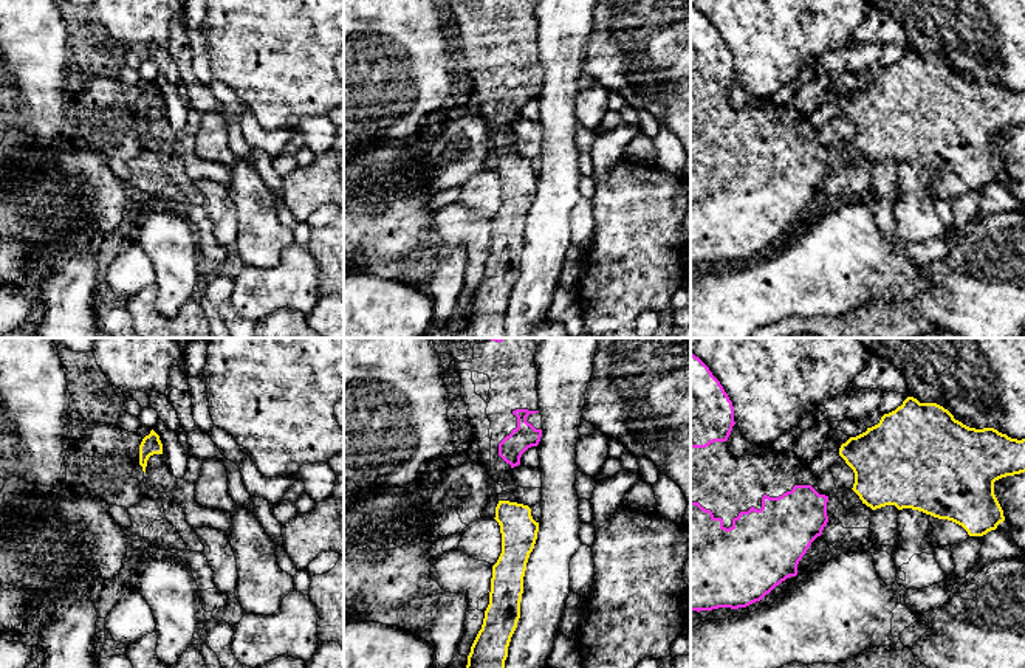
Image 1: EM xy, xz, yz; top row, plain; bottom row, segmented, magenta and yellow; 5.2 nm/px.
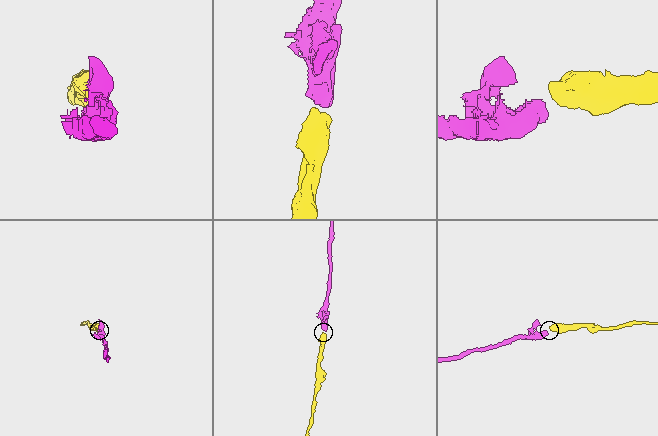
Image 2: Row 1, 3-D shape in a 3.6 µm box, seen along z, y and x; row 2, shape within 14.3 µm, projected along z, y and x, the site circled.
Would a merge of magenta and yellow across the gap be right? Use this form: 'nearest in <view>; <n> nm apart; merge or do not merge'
nearest in yz; 130 nm apart; merge

